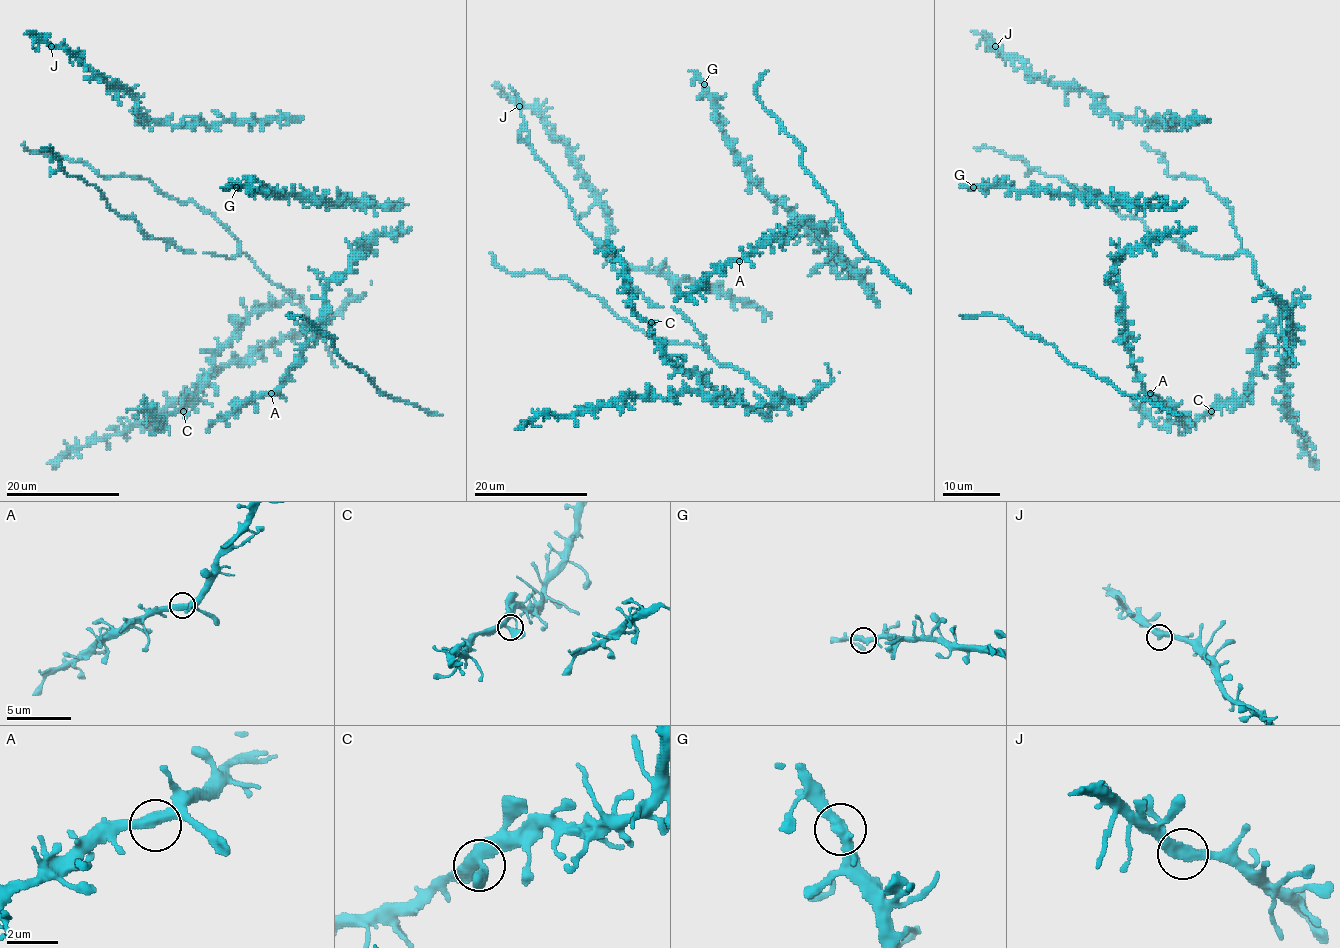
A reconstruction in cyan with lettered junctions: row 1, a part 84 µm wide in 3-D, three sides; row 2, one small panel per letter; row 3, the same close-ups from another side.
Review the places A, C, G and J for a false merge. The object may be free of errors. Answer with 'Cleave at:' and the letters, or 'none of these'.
Cleave at: none of these

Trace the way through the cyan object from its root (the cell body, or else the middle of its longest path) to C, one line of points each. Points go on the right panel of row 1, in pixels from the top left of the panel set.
C: (1253, 376), (1253, 388), (1245, 400), (1225, 401), (1211, 411)

